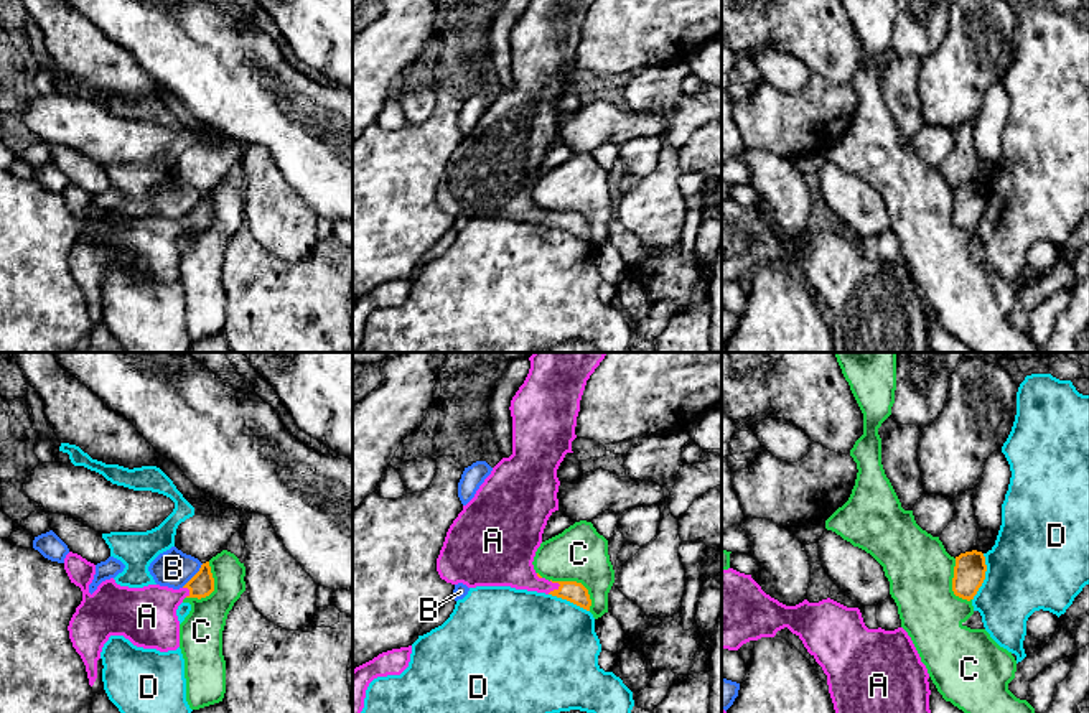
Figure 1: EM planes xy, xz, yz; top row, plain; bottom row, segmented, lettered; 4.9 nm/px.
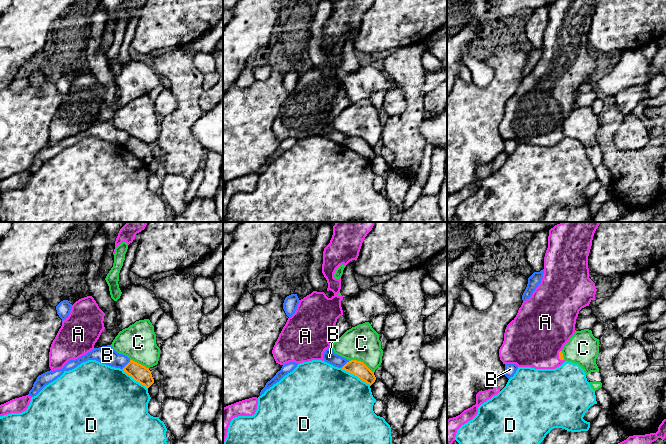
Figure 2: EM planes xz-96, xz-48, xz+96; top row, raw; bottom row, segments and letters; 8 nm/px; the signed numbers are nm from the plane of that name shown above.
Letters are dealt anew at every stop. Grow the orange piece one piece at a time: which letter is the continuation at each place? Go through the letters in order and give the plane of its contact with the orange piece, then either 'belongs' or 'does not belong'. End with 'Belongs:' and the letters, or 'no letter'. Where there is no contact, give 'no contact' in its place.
A: xz | belongs
B: xy | does not belong
C: xz | does not belong
D: yz | does not belong
Belongs: A

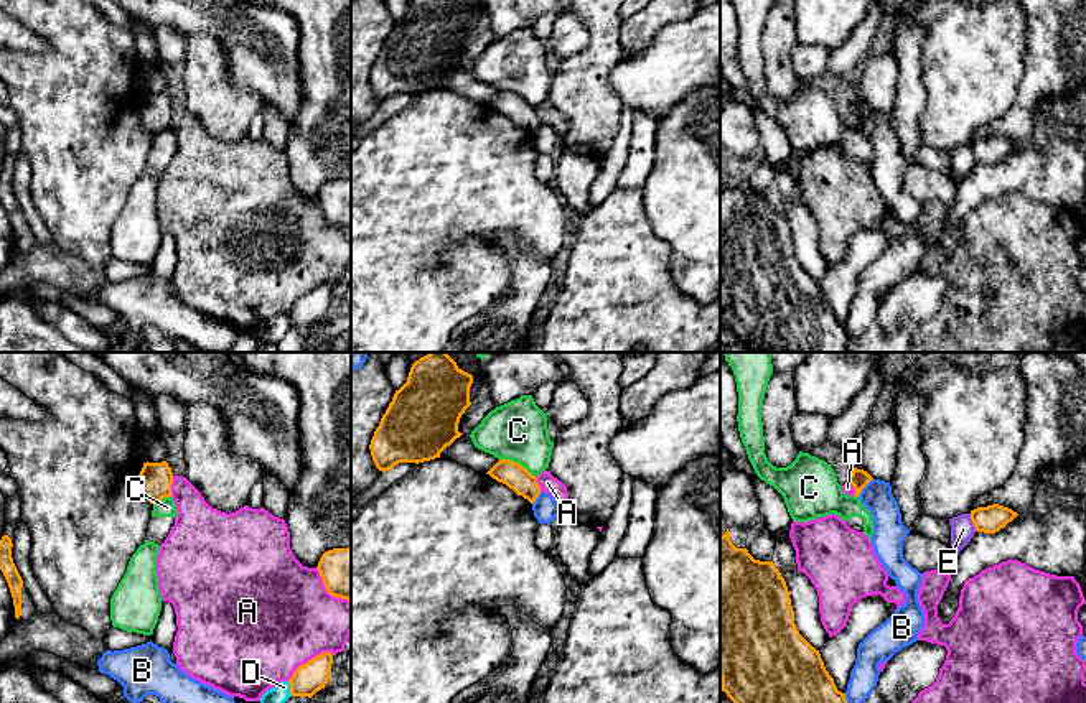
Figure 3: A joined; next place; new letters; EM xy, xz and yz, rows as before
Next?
A: xy | does not belong
B: yz | does not belong
C: xz | does not belong
D: xy | does not belong
E: yz | does not belong
Belongs: no letter

